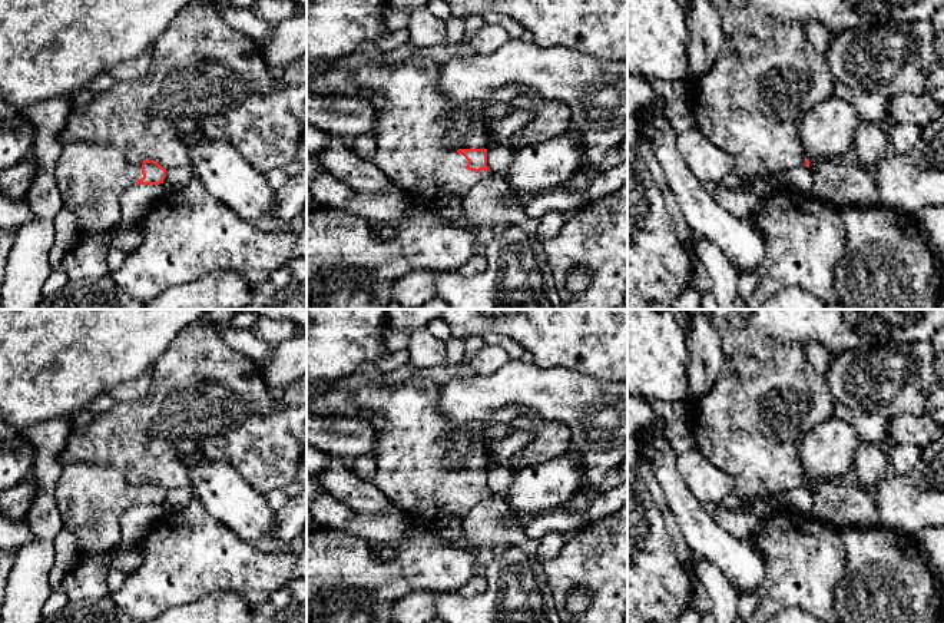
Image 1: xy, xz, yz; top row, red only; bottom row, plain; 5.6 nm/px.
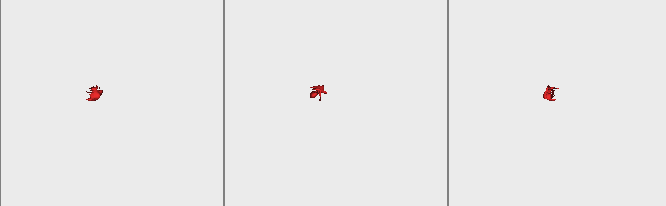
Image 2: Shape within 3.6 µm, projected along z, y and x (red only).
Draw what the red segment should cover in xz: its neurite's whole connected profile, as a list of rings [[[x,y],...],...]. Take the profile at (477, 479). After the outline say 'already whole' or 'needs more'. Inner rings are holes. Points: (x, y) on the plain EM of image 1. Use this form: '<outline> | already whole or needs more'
[[[362,364],[348,377],[334,381],[334,390],[307,401],[307,412],[318,417],[348,417],[357,420],[361,410],[375,414],[370,427],[375,433],[374,460],[377,461],[377,487],[391,504],[404,510],[413,523],[434,527],[444,517],[464,520],[473,507],[491,493],[487,487],[487,470],[481,447],[470,450],[463,470],[454,468],[445,458],[444,440],[458,430],[474,434],[483,431],[486,421],[457,424],[445,421],[440,411],[440,382],[413,377],[401,384],[384,384],[382,371],[375,364]]] | needs more

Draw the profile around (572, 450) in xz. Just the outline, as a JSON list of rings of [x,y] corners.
[[[573,441],[569,444],[569,447],[566,448],[566,451],[564,451],[563,455],[572,457],[579,464],[580,484],[582,484],[580,488],[583,488],[584,486],[587,486],[589,477],[587,477],[587,473],[586,473],[584,458],[583,458],[583,454],[573,444]]]

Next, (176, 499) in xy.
[[[191,487],[172,488],[166,490],[166,498],[162,506],[166,510],[166,513],[180,511],[186,508],[193,498],[195,496]]]

